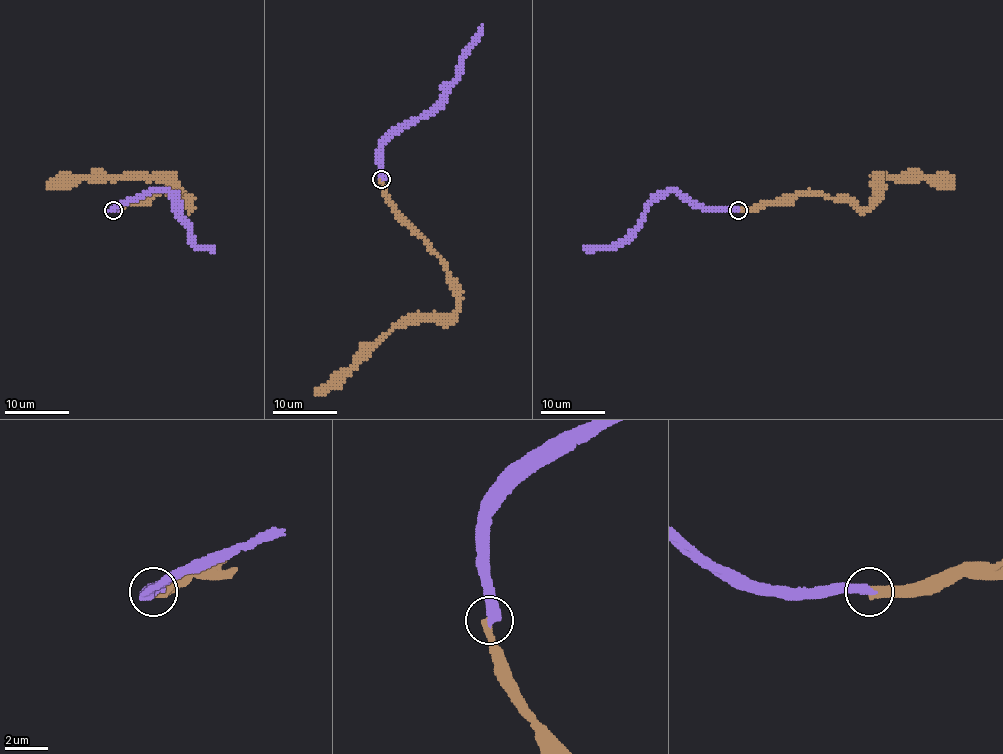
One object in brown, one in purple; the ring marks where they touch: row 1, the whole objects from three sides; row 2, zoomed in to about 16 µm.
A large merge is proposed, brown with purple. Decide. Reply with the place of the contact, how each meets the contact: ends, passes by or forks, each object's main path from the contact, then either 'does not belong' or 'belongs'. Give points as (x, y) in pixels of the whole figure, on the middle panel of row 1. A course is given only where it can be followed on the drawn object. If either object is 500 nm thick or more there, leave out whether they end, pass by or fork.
at (381, 179); brown ends there; purple ends there; brown runs (380, 178), (385, 199), (438, 257), (459, 307), (449, 316), (401, 320), (349, 369), (340, 371), (314, 393); purple runs (382, 178), (380, 148), (435, 106), (457, 77), (467, 46), (483, 24); does not belong

